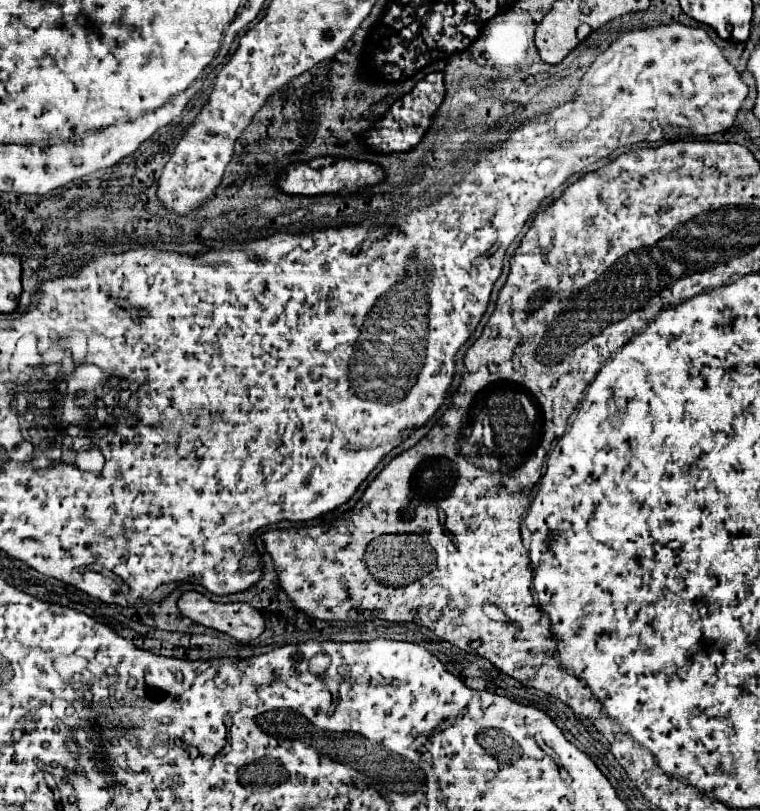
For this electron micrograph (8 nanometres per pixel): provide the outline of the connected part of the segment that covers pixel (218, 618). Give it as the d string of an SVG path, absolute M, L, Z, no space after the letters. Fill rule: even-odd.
M189 590L181 594L177 606L193 622L225 632L242 644L249 644L265 630L263 613L249 604L217 604L201 592Z

